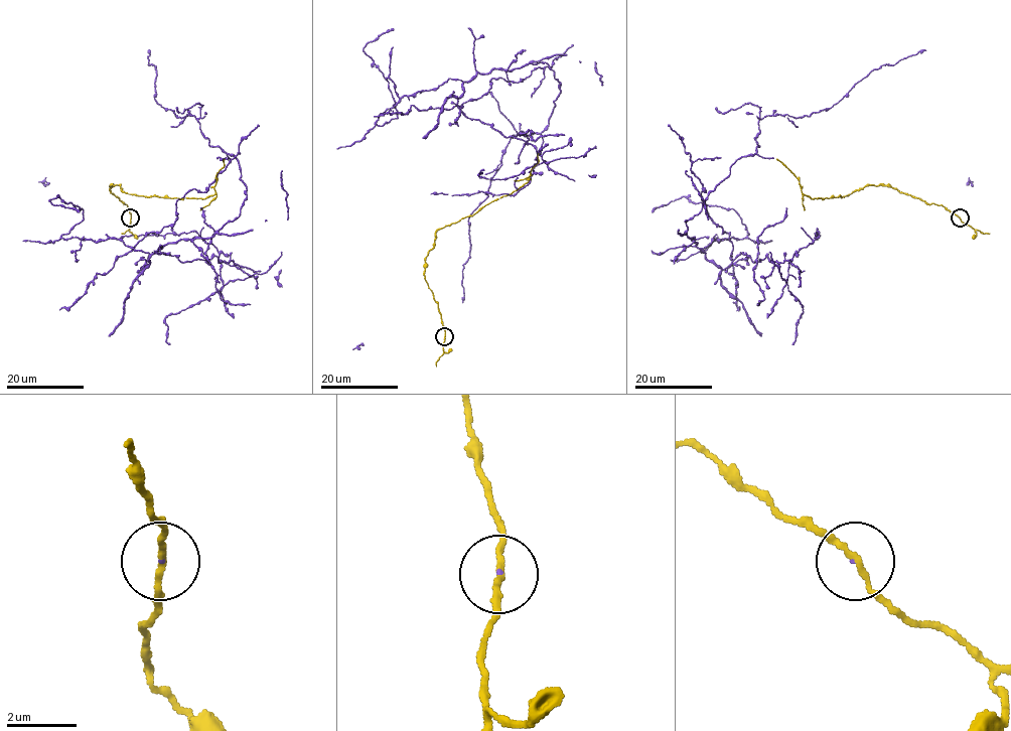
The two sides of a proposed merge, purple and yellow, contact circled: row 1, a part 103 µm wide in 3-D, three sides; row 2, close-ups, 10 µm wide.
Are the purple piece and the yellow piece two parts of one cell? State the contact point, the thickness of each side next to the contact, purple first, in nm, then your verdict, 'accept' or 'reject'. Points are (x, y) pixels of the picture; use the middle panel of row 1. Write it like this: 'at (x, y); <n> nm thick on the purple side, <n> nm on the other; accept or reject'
at (444, 336); 50 nm thick on the purple side, 170 nm on the other; accept

